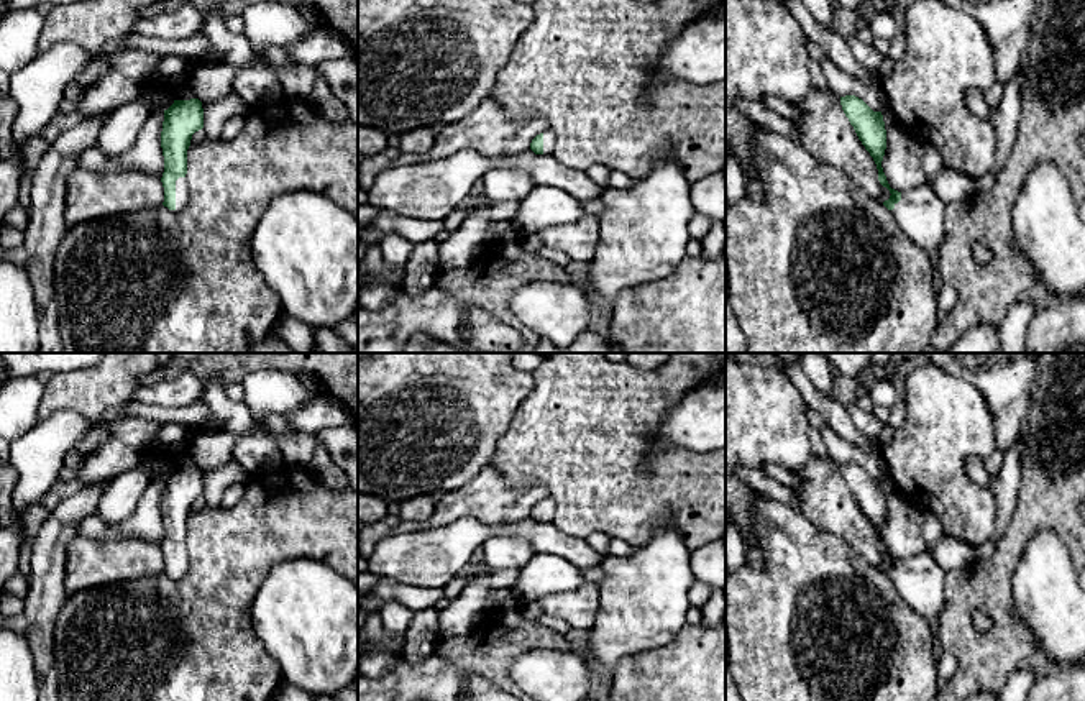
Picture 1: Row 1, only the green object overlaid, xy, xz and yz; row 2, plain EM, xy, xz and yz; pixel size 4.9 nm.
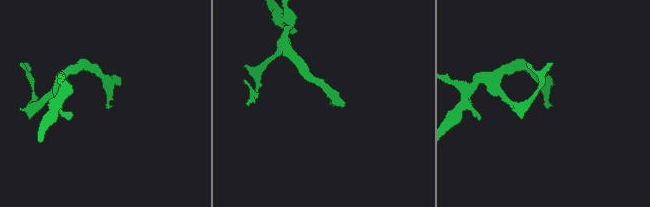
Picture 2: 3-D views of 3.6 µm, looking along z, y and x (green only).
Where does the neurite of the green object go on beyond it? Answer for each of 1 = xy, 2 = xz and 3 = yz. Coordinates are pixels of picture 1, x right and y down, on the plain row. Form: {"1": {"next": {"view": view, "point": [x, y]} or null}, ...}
{"1": {"next": {"view": "xy", "point": [181, 552]}}, "2": {"next": {"view": "xz", "point": [549, 504]}}, "3": {"next": {"view": "yz", "point": [921, 581]}}}

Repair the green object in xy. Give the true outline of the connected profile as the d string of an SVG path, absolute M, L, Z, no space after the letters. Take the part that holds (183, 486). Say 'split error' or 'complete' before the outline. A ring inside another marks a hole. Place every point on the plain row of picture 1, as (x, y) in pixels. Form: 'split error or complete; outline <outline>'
split error; outline M199 466L174 468L164 478L161 499L161 515L164 524L164 555L163 573L174 580L182 580L189 566L187 553L187 517L192 502L204 496L204 476Z

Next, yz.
split error; outline M855 463L840 465L840 473L858 507L873 525L880 552L891 561L883 573L891 580L909 609L924 617L936 632L945 599L945 571L927 548L906 560L891 557L881 535L886 517L881 479L873 479Z

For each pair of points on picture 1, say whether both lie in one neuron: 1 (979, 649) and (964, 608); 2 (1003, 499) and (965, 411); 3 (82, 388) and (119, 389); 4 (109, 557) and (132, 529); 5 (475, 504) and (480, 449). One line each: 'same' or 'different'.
1: same
2: different
3: same
4: different
5: different

